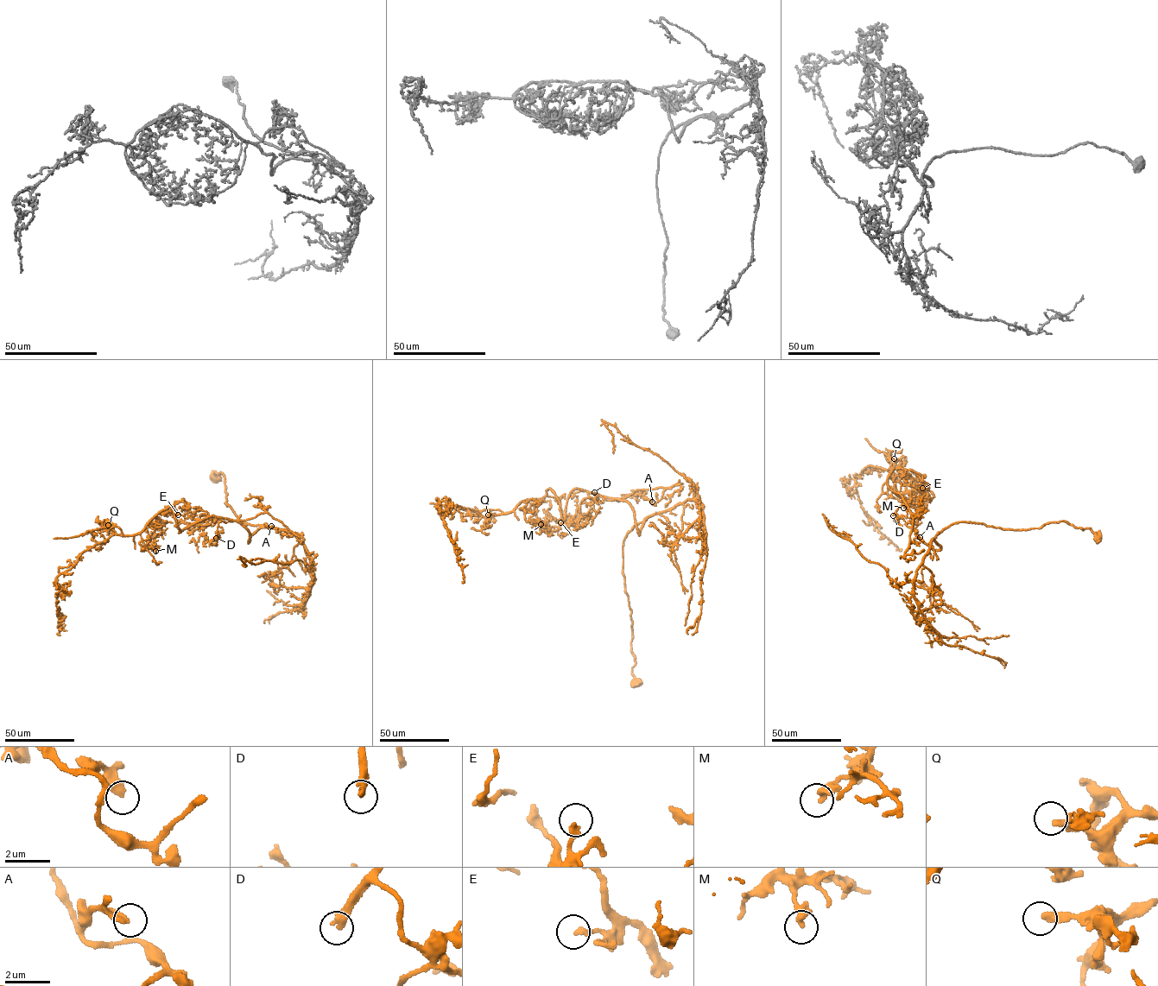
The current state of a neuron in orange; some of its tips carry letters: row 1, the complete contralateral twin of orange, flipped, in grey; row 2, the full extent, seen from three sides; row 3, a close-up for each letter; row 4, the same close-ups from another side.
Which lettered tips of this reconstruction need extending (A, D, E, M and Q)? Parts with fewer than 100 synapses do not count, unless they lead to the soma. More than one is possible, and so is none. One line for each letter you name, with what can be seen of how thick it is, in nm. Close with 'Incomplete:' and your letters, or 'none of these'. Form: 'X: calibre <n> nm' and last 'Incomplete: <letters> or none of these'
D: calibre 320 nm
M: calibre 220 nm
Incomplete: D, M

